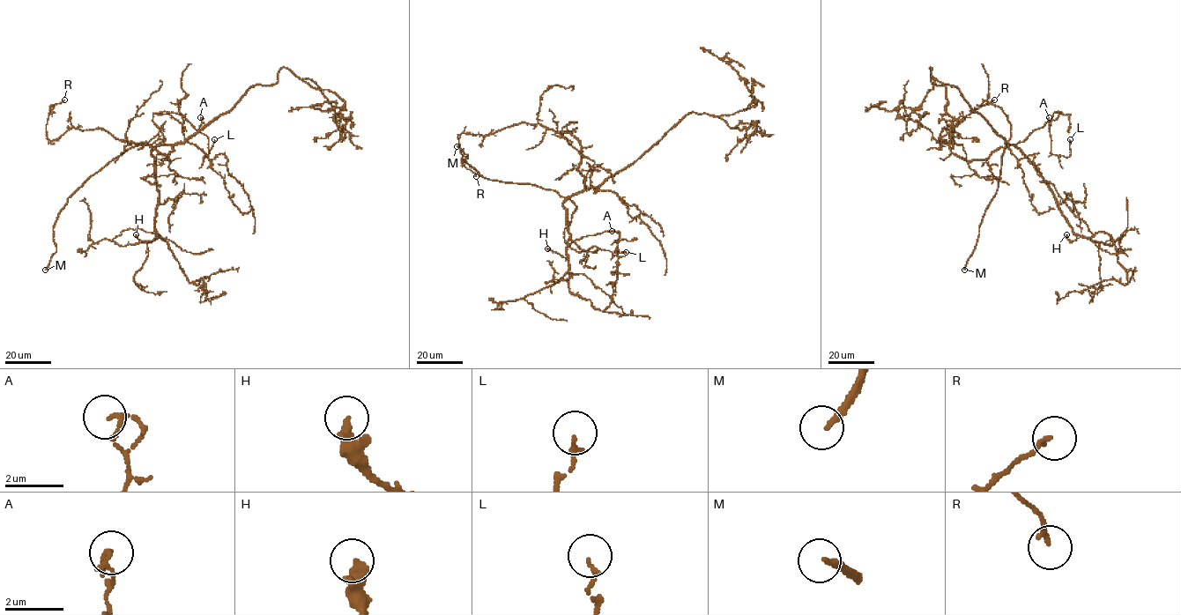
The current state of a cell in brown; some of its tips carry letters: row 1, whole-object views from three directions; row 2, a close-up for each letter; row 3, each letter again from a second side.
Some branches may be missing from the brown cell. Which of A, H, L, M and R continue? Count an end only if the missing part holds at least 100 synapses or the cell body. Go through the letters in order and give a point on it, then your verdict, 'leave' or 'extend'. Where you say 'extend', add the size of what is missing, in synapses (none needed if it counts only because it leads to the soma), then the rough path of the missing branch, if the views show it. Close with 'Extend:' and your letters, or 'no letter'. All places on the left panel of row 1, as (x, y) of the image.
A: at (200, 117); leave
H: at (136, 234); leave
L: at (214, 139); leave
M: at (45, 270); extend
R: at (64, 100); leave
Extend: M

